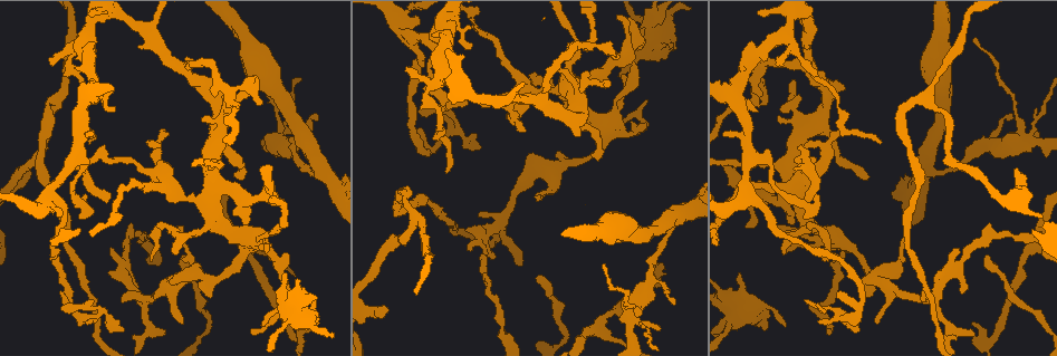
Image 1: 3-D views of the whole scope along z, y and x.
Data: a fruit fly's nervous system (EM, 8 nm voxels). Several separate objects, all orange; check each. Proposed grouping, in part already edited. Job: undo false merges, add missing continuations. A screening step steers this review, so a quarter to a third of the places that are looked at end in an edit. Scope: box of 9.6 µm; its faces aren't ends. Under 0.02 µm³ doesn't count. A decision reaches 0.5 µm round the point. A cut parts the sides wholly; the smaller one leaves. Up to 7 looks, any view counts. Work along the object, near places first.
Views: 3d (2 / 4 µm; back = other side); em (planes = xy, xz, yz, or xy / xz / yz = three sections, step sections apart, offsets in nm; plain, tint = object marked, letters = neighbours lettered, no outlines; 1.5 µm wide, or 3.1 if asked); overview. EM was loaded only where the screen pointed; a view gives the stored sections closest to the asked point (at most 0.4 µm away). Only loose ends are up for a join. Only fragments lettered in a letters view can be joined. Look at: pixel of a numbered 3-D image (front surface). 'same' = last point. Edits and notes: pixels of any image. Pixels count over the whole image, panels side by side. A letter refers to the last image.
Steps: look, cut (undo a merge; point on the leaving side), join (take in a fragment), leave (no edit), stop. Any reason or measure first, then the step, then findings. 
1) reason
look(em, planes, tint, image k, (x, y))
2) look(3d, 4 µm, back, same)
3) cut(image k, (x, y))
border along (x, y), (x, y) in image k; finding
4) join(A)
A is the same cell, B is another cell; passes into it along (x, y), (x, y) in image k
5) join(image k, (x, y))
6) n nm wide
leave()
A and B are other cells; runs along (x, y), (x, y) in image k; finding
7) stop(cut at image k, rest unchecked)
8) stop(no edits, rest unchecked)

free end
look(3d, 2 µm, back, image 1, (383, 307))

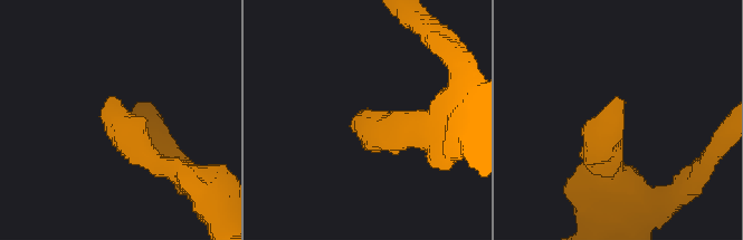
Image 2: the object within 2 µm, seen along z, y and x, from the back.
need the tissue
look(em, planes, letters, image 2, (616, 96))

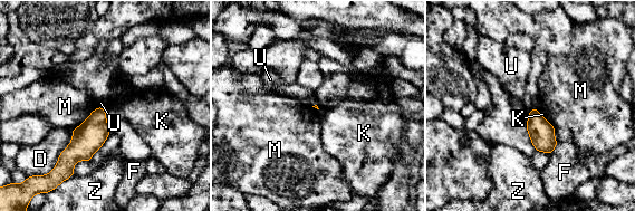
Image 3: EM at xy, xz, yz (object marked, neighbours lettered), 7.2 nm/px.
leave()
D, F, K, M, U and Z are other cells; no lettered fragment goes on from it

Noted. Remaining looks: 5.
free end
look(em, planes, letters, image 1, (805, 143))

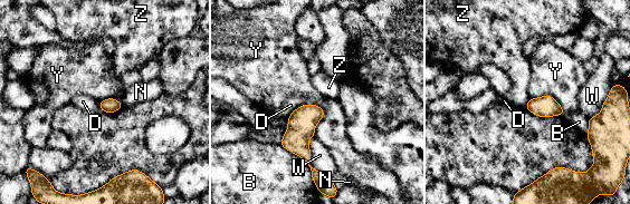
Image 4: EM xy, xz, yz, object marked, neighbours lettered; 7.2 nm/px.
100 nm wide
leave()
B, D, N, W, Y and Z are other cells; border along (304, 104), (323, 112), (313, 136) in image 4; no lettered fragment goes on from it

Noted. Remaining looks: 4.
branch stops here
look(3d, 2 µm, back, image 1, (881, 143))

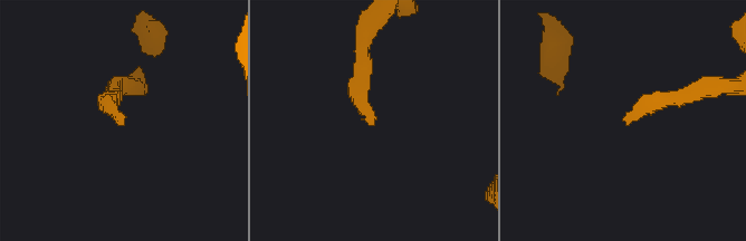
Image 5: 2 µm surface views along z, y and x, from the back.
look(em, xz, step 4, tint, image 5, (623, 118))

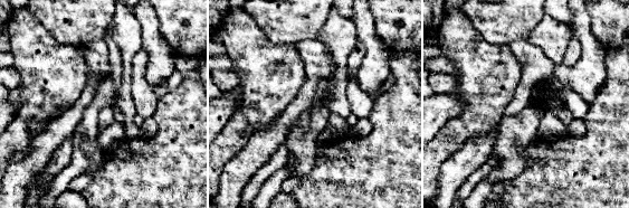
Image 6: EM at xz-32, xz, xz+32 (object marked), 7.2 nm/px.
cut it another way
look(em, planes, letters, same)

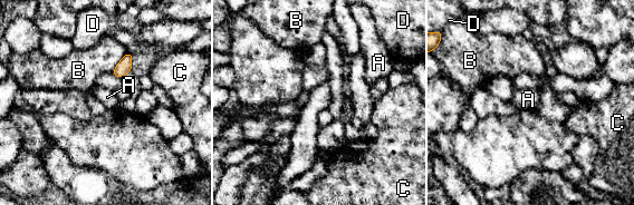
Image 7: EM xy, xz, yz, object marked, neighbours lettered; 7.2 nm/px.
B touches over 200 nm
leave()
A, B, C and D are other cells; border along (126, 51), (111, 72) in image 7; none of them fits

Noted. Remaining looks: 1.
stop(no edits, rest unchecked)

